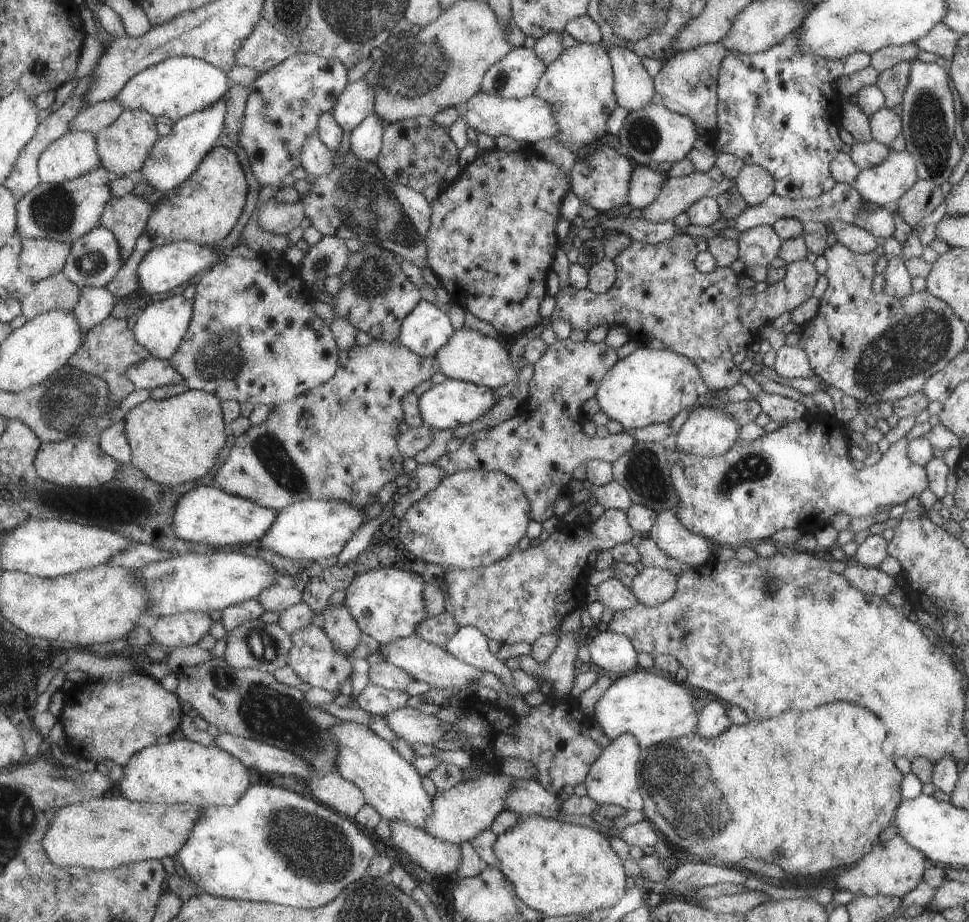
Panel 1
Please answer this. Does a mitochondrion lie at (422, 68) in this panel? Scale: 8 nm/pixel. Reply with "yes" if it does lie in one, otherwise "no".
yes

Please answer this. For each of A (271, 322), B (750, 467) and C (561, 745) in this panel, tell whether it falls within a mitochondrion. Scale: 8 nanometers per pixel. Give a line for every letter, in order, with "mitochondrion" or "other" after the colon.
A: other
B: mitochondrion
C: other

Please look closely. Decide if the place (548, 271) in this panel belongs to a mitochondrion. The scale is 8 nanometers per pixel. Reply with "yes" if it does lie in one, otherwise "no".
no

